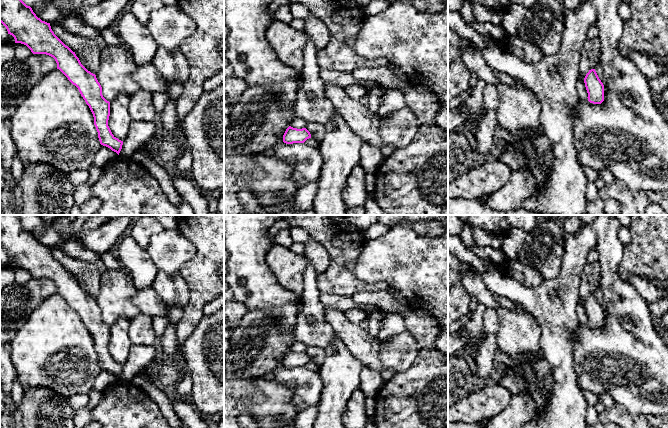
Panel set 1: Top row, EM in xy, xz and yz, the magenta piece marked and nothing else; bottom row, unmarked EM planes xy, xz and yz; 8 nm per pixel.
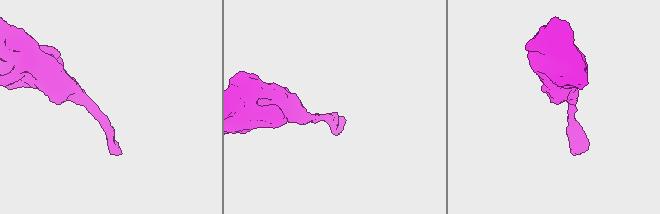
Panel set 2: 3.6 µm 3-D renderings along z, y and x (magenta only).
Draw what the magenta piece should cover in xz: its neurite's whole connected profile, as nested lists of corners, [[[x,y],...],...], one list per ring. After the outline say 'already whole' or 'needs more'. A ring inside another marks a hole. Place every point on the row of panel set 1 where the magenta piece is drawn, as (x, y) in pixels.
[[[289,126],[283,135],[283,142],[286,144],[304,143],[309,138],[311,134],[306,128],[297,129]]]; already whole

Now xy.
[[[0,0],[0,22],[6,27],[8,34],[12,35],[15,43],[26,45],[33,54],[46,54],[53,57],[59,69],[68,80],[75,85],[86,104],[89,106],[93,117],[94,125],[98,132],[100,144],[110,148],[118,155],[122,149],[123,141],[116,138],[109,126],[110,102],[102,95],[102,87],[96,75],[88,71],[68,46],[66,46],[52,31],[50,23],[42,21],[36,16],[30,6],[22,0]]]; already whole

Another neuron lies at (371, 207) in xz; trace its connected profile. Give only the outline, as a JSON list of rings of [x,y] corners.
[[[372,195],[368,197],[364,207],[366,215],[387,215],[381,210]]]

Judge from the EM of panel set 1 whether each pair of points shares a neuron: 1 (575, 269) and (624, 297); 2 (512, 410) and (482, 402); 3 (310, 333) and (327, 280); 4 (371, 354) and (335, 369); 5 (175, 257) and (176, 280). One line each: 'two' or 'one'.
1: two
2: two
3: two
4: two
5: two

